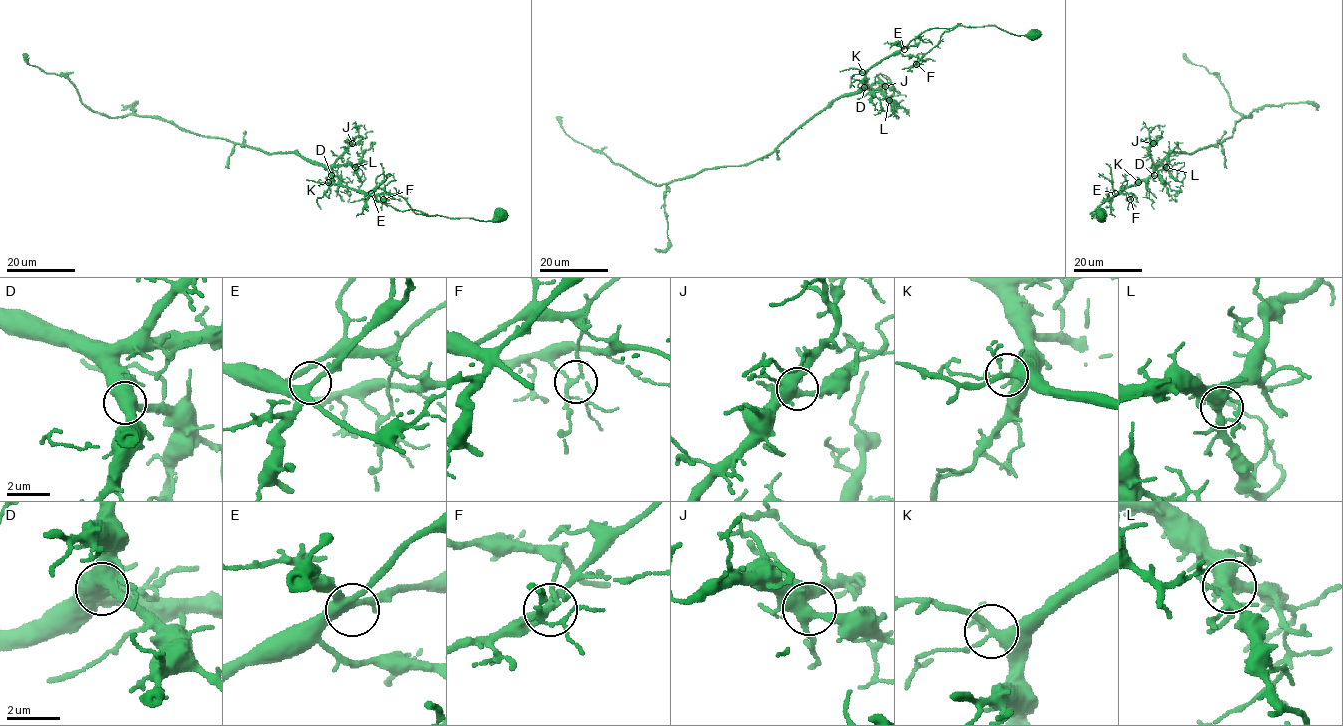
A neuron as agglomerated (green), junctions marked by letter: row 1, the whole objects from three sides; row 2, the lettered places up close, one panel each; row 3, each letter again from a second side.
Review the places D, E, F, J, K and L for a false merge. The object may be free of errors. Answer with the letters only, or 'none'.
F

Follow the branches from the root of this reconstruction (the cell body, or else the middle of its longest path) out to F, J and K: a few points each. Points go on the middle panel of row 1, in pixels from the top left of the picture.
F: (1035, 34), (1011, 34), (995, 26), (956, 26), (946, 31), (916, 64)
J: (1035, 34), (1011, 34), (995, 26), (929, 28), (868, 70), (863, 88), (875, 83), (885, 86)
K: (1035, 34), (1011, 34), (995, 26), (929, 28), (862, 72)

